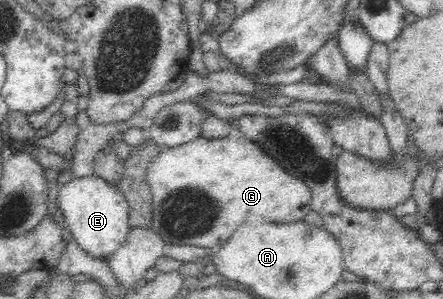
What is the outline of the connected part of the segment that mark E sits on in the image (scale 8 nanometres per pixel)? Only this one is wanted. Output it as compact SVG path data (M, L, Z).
M92 174L68 181L59 187L56 197L61 223L68 227L72 238L86 254L106 259L124 243L129 232L130 206L116 186Z

